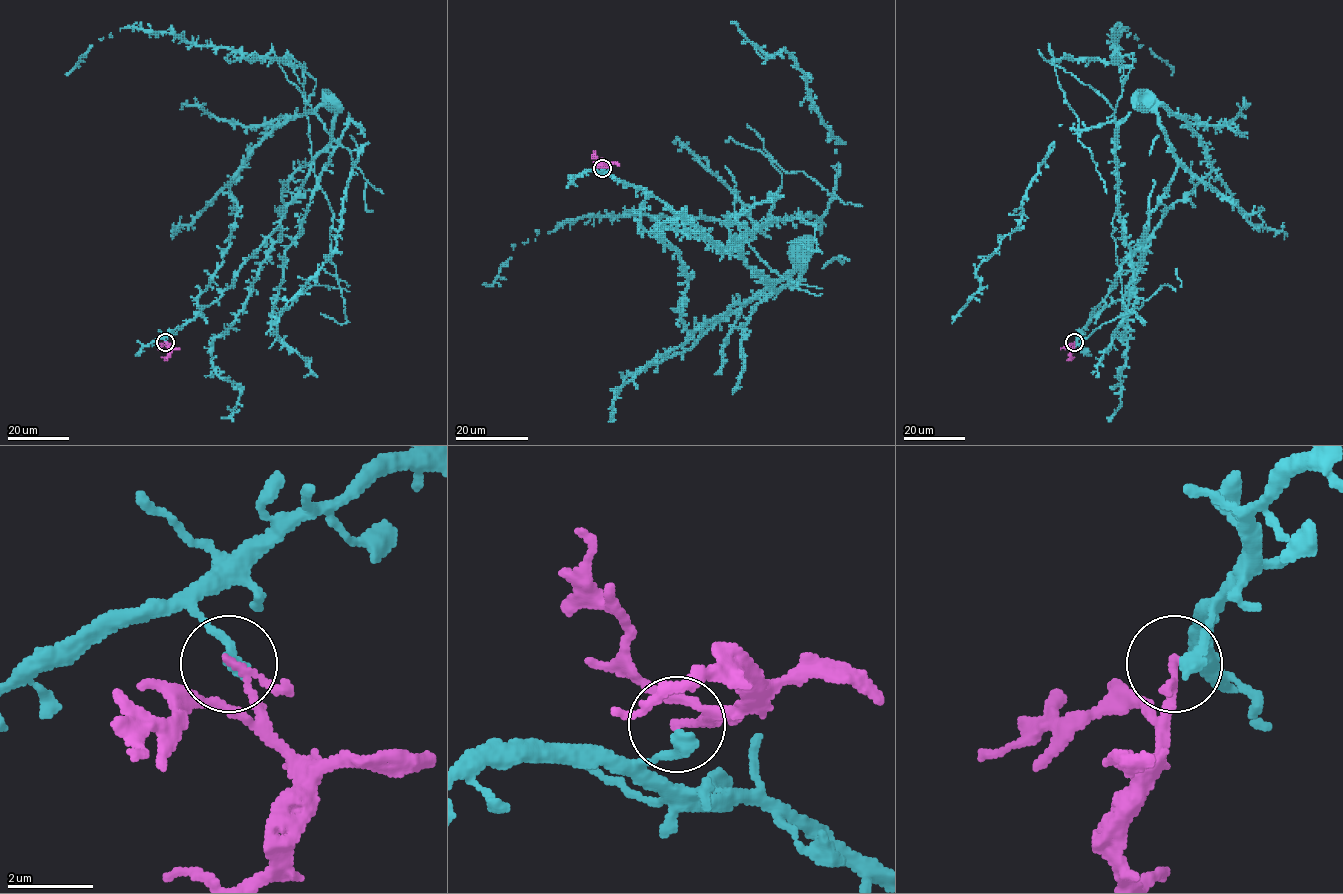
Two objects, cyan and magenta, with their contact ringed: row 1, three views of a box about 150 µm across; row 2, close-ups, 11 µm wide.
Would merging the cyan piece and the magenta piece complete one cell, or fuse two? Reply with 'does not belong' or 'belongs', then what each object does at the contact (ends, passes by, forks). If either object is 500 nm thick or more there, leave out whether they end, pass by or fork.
does not belong; cyan ends there; magenta passes by

